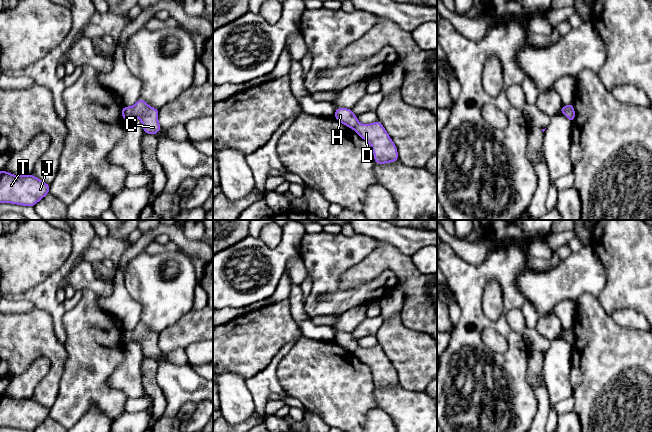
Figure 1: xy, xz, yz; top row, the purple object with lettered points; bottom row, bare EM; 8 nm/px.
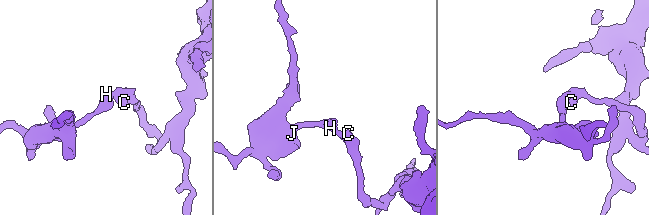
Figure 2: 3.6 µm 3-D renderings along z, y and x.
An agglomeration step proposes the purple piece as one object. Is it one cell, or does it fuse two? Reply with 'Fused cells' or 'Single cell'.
Fused cells

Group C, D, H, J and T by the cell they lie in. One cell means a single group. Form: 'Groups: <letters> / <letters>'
Groups: C D / H J T

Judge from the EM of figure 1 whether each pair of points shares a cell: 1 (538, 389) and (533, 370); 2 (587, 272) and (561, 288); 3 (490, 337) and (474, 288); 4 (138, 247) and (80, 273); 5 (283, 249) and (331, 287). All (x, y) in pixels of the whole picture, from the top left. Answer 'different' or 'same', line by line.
1: same
2: same
3: different
4: different
5: different

